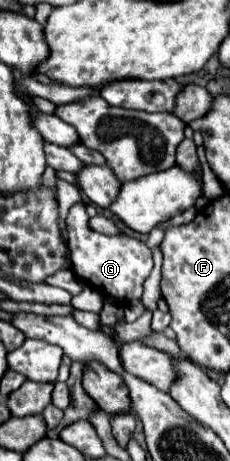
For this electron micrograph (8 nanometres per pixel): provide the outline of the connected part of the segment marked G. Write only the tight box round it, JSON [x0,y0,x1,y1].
[67,204,153,302]

